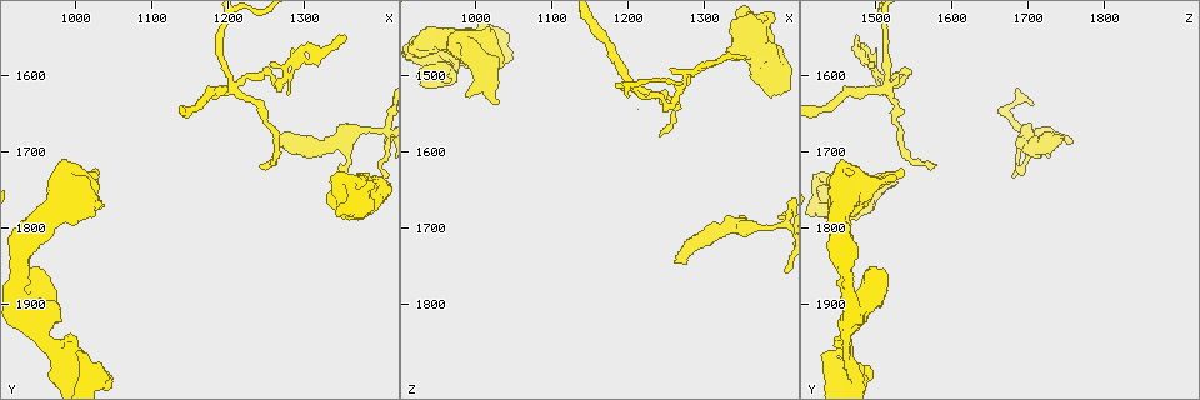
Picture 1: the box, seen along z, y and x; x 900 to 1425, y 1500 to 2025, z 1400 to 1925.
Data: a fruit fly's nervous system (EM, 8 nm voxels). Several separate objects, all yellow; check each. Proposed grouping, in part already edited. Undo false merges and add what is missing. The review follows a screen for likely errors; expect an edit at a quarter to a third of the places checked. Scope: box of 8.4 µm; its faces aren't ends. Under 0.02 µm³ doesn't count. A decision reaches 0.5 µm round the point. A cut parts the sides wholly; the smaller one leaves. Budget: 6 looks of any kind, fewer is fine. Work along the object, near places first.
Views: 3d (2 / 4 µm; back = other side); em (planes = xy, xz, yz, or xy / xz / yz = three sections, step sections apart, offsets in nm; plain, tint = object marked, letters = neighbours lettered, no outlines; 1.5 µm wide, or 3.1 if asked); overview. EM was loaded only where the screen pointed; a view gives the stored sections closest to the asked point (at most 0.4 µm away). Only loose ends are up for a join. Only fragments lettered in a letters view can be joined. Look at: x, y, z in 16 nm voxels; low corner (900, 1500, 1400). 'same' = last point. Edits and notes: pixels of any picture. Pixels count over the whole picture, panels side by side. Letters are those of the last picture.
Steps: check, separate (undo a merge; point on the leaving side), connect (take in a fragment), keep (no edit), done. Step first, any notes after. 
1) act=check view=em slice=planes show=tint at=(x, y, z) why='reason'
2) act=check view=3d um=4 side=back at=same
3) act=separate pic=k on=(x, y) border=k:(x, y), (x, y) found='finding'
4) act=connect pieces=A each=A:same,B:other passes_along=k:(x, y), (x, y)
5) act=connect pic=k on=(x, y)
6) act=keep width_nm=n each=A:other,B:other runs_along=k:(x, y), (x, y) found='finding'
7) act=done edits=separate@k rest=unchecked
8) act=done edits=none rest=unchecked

act=check view=em slice=xy step=8 show=letters at=(1390, 1735, 1525) why='free end'

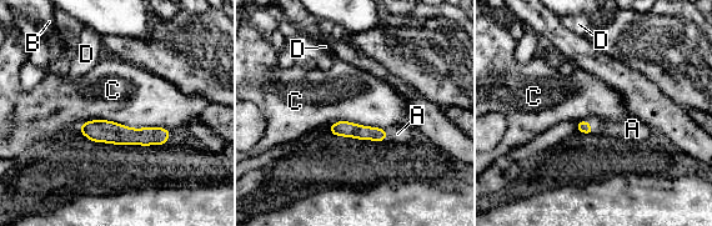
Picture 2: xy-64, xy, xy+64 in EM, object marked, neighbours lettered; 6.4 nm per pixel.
act=check view=em slice=planes show=letters at=same

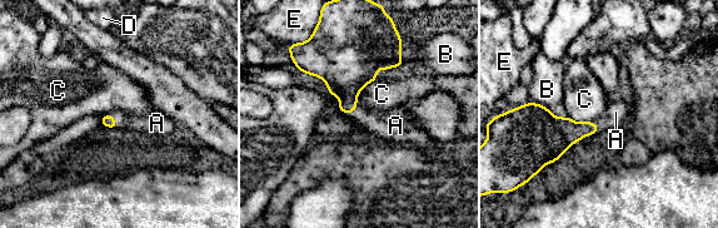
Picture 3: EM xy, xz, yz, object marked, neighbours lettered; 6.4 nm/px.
act=connect pieces=A each=A:same,B:other,C:other,D:other,E:other found='it goes on there'

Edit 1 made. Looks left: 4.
act=check view=3d um=4 at=(1355, 1550, 1480) why='thin end'

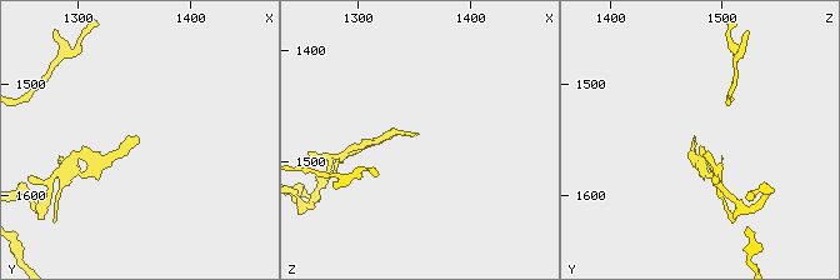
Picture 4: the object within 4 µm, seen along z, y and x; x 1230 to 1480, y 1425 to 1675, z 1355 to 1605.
act=check view=em slice=planes show=letters at=(1354, 1550, 1476)

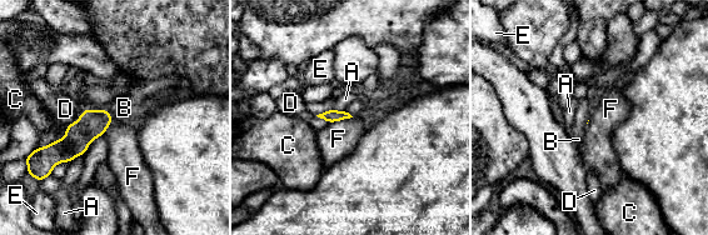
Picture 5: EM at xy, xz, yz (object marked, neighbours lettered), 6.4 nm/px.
act=keep longest_contact=F:170nm each=A:other,B:other,C:other,D:other,E:other,F:other runs_along=5:(104, 113), (66, 149), (46, 158) found='none of them fits'

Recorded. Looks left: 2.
act=check view=em slice=planes show=letters at=(1265, 1685, 1740)

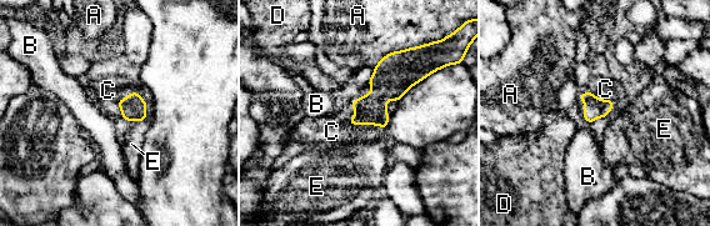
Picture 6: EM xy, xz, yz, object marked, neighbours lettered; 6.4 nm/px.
act=connect pieces=C each=A:other,B:other,C:same,D:other,E:other passes_along=6:(384, 86), (356, 114), (331, 131) found='the neuron continues'

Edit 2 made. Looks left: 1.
act=done edits=connect@3,connect@6 rest=unchecked

